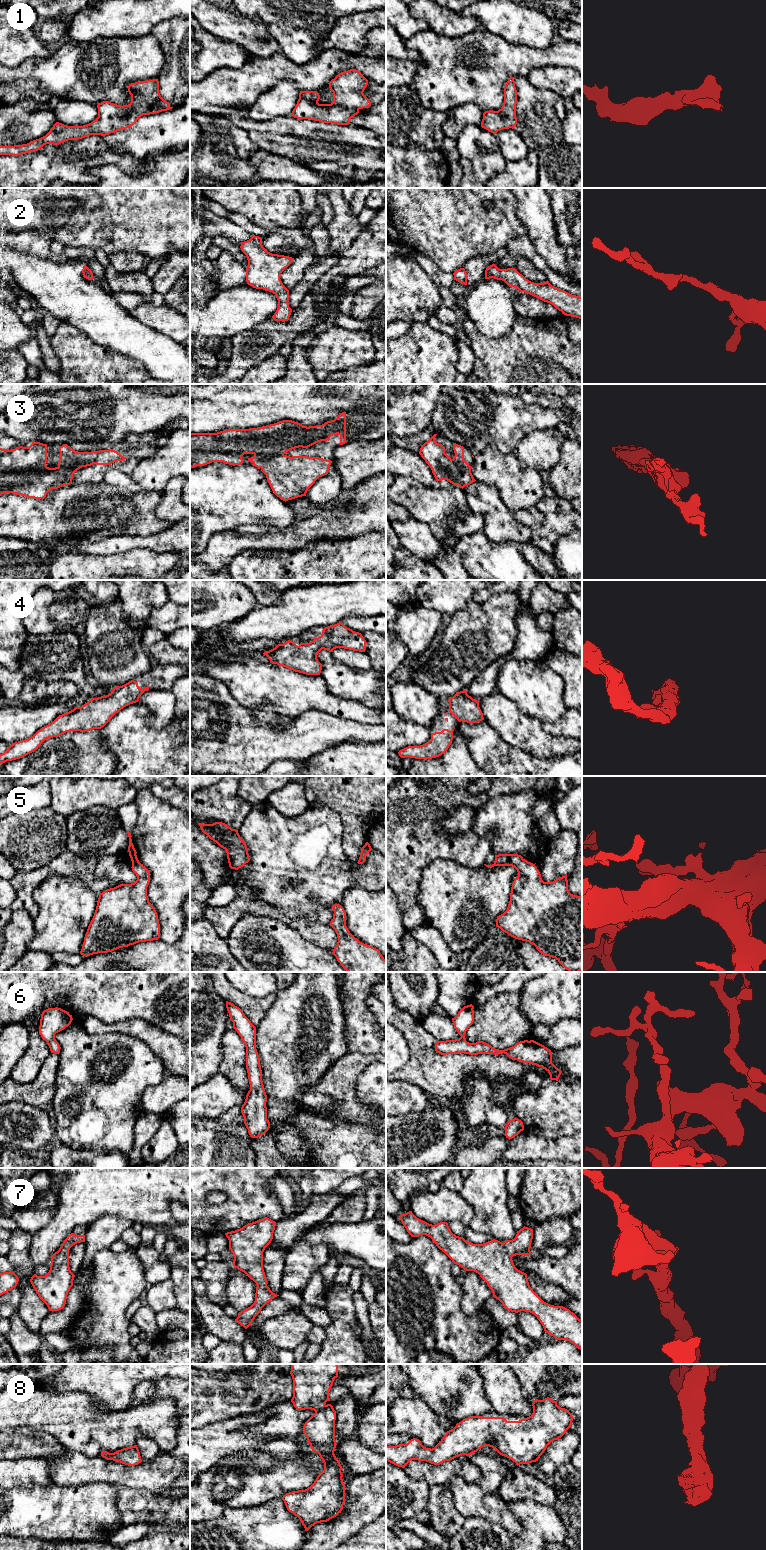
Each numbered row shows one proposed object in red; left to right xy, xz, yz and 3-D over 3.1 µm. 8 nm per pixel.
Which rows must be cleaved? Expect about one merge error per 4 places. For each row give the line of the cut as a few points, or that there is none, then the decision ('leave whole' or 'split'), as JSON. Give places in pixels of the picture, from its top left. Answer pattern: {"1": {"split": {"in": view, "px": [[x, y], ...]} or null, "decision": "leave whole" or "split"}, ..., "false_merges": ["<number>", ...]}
{"1": {"split": null, "decision": "leave whole"}, "2": {"split": null, "decision": "leave whole"}, "3": {"split": null, "decision": "leave whole"}, "4": {"split": null, "decision": "leave whole"}, "5": {"split": null, "decision": "leave whole"}, "6": {"split": null, "decision": "leave whole"}, "7": {"split": null, "decision": "leave whole"}, "8": {"split": null, "decision": "leave whole"}, "false_merges": []}

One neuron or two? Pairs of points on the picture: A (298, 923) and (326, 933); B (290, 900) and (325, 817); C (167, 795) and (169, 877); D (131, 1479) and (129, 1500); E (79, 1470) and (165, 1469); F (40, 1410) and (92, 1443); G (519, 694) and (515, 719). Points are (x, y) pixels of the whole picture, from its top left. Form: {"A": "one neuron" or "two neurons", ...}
{"A": "one neuron", "B": "one neuron", "C": "two neurons", "D": "two neurons", "E": "one neuron", "F": "one neuron", "G": "two neurons"}

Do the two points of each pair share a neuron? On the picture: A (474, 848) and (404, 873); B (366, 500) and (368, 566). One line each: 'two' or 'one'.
A: one
B: two

